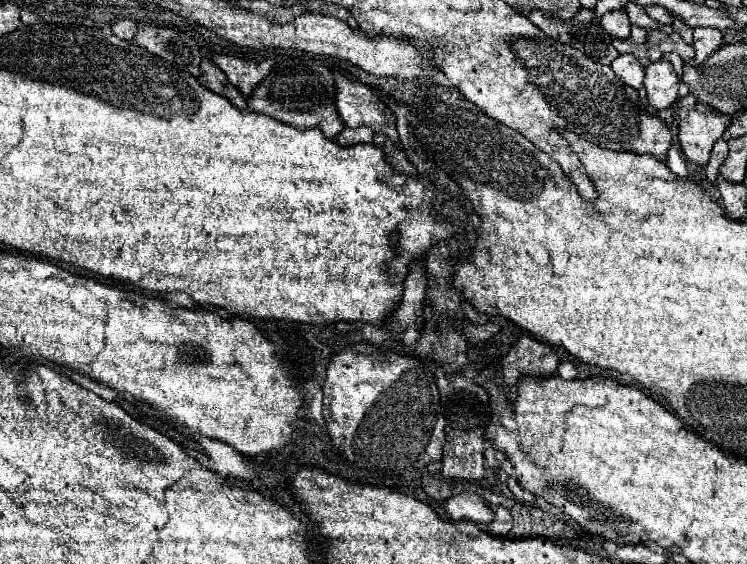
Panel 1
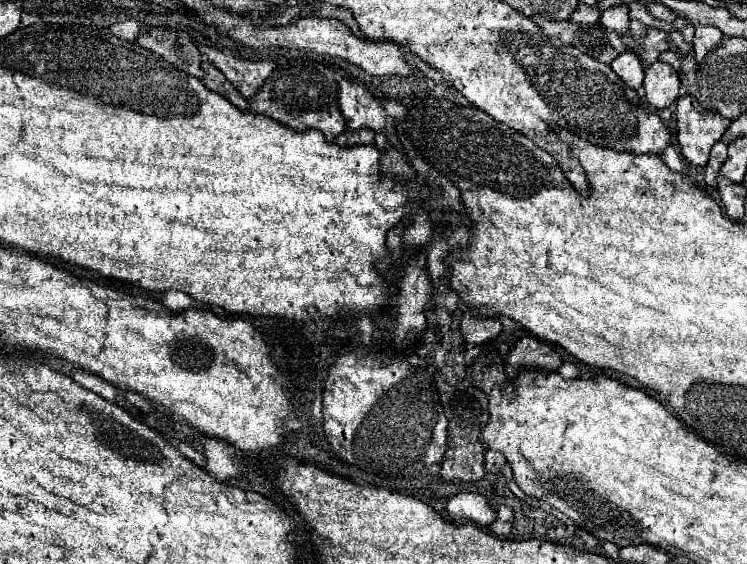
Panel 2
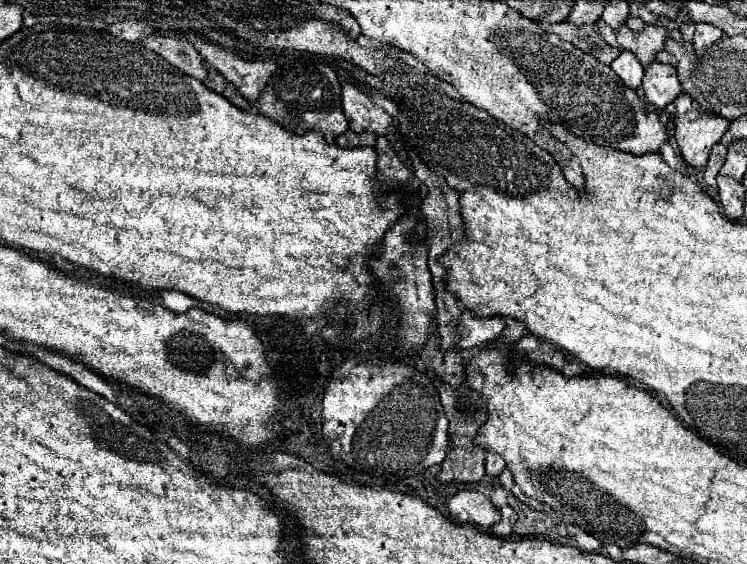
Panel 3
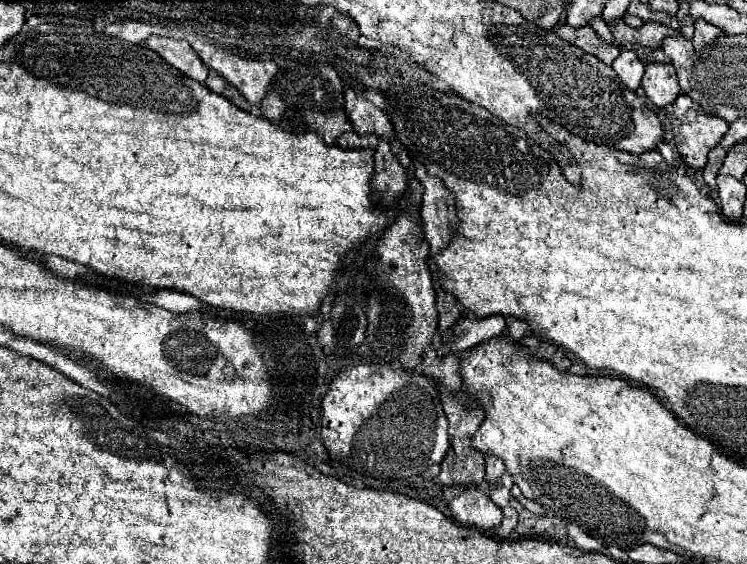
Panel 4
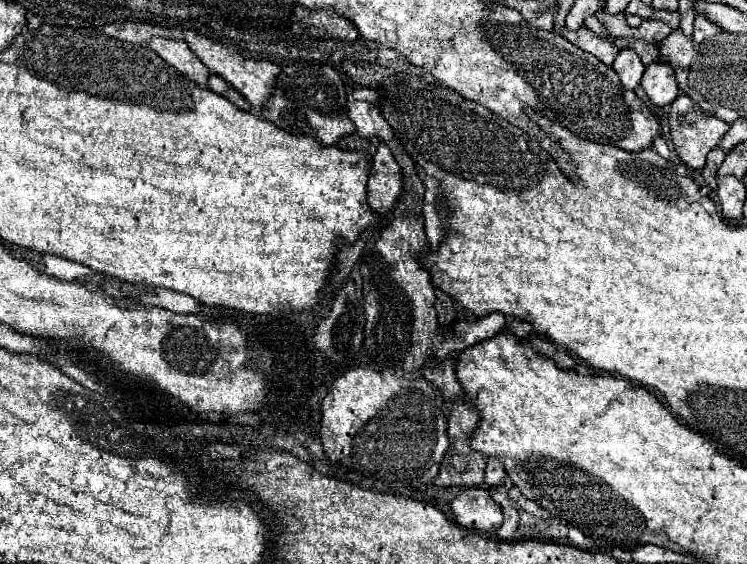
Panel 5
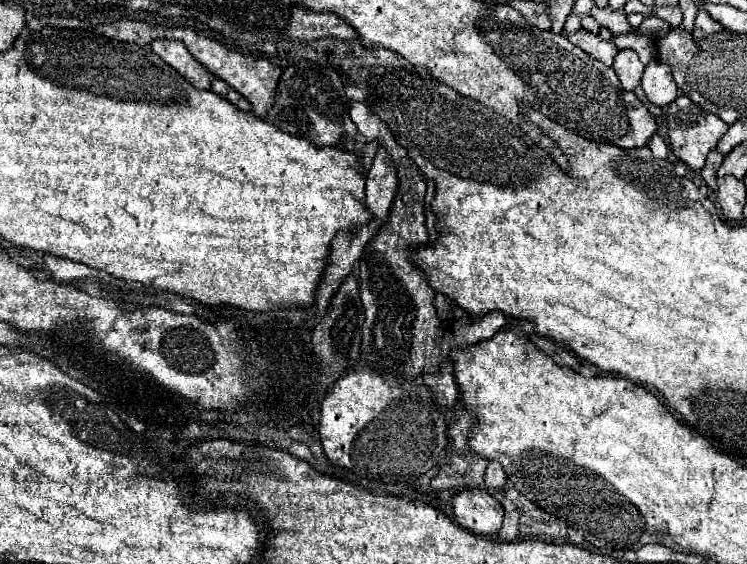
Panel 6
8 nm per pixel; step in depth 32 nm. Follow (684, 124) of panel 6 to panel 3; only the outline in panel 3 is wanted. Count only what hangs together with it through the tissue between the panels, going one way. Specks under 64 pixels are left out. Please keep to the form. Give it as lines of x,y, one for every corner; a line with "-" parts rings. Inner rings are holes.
680,94
674,108
674,136
682,158
690,166
706,166
712,146
720,142
722,134
730,126
730,120
706,112
688,94

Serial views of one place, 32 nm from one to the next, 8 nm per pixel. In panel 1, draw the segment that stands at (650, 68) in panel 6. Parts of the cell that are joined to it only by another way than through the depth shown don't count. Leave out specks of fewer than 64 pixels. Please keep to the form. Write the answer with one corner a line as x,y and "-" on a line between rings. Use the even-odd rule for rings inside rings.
668,60
652,62
646,68
644,86
648,92
648,102
654,108
670,108
678,100
678,76

